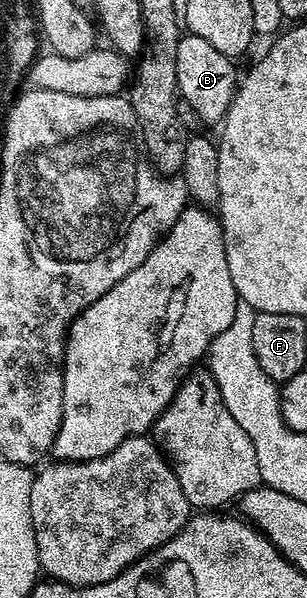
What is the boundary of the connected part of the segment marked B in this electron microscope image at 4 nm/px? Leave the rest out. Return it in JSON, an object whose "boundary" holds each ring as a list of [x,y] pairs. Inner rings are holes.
{"boundary":[[[187,33],[180,36],[176,51],[176,83],[180,98],[187,100],[187,105],[203,121],[222,122],[227,116],[227,109],[235,97],[237,88],[236,62],[221,55],[217,47],[212,47],[206,39]]]}

